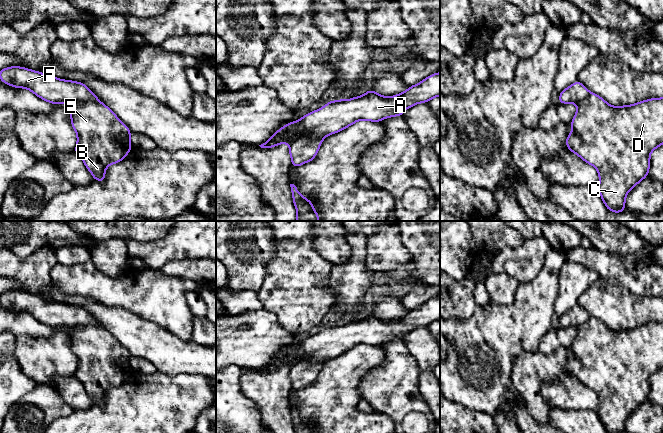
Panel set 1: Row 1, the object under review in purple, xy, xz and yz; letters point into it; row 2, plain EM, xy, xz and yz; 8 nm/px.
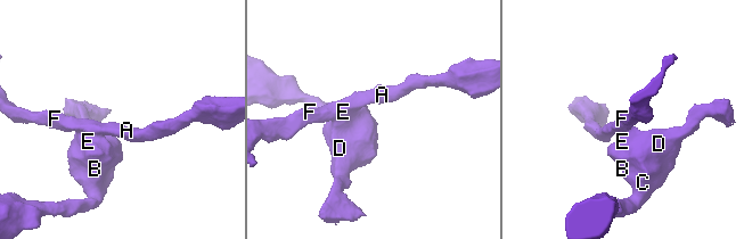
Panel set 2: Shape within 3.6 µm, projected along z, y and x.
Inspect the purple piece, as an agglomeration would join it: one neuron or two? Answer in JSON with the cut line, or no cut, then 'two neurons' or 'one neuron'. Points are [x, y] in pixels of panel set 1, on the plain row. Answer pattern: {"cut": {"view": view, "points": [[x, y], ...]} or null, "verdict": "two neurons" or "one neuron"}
{"cut": {"view": "xz", "points": [[323, 360], [300, 361], [290, 368]]}, "verdict": "two neurons"}

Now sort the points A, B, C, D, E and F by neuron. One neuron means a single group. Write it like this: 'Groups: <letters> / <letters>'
Groups: A F / B C D E

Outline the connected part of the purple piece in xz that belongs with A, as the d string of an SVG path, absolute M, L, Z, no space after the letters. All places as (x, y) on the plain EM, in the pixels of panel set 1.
M440 296L391 321L384 321L369 313L362 320L327 326L324 331L308 337L298 345L285 348L259 370L269 373L282 367L291 368L303 361L326 361L359 344L380 346L385 342L402 340L409 331L428 326L436 320L440 320Z

